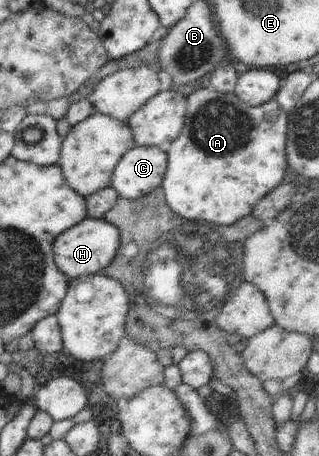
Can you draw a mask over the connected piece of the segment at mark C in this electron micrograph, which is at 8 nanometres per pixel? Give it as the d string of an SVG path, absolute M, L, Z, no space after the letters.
M133 147L114 168L110 185L119 197L137 200L162 186L168 166L166 147Z

